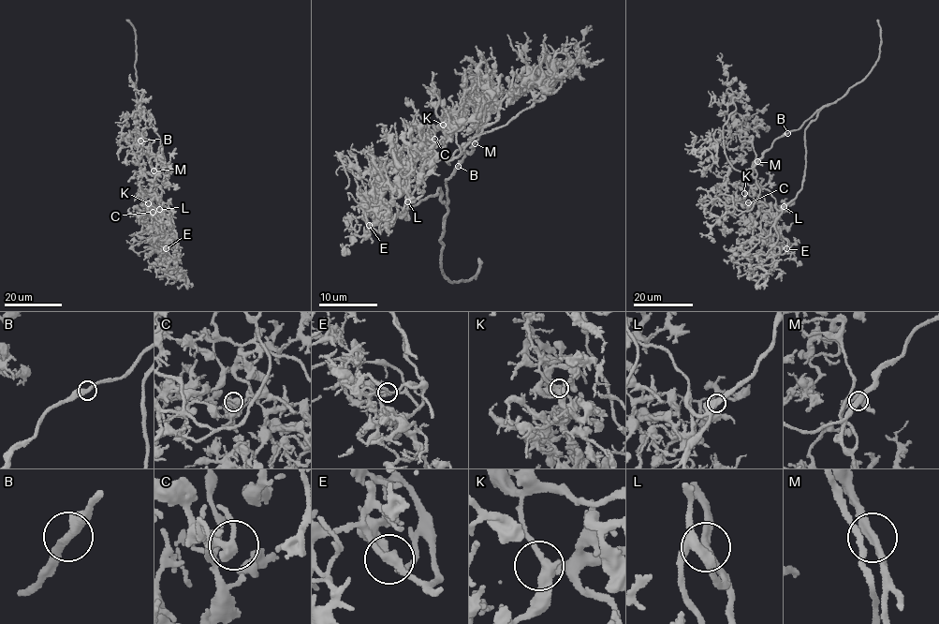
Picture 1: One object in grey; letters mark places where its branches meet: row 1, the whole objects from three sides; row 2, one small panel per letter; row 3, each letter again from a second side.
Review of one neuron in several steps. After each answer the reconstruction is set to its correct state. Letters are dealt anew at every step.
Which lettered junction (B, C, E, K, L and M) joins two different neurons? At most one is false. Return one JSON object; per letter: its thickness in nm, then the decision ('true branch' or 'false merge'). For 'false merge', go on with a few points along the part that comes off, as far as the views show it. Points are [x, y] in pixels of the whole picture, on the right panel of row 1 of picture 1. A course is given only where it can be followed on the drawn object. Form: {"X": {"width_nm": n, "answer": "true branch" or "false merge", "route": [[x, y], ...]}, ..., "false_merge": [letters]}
{"B": {"width_nm": 360, "answer": "true branch"}, "C": {"width_nm": 340, "answer": "true branch"}, "E": {"width_nm": 320, "answer": "true branch"}, "K": {"width_nm": 360, "answer": "true branch"}, "L": {"width_nm": 400, "answer": "true branch"}, "M": {"width_nm": 340, "answer": "true branch"}, "false_merge": []}

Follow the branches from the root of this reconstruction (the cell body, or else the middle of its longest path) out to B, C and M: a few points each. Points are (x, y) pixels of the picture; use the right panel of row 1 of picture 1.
B: (806, 121), (799, 128), (787, 133)
C: (806, 121), (817, 112), (804, 131), (805, 172), (797, 196), (778, 210), (769, 191), (753, 185), (748, 202)
M: (806, 121), (799, 128), (774, 140), (757, 161)

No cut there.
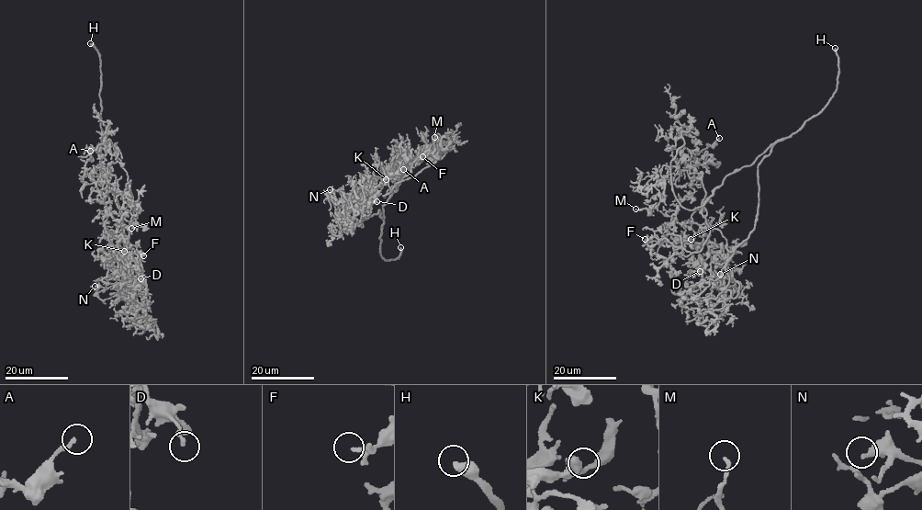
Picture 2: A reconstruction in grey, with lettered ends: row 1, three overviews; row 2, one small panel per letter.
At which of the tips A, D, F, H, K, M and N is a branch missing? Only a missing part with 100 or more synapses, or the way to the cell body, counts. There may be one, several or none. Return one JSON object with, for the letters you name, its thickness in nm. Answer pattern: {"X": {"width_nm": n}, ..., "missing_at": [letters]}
{"H": {"width_nm": 420}, "missing_at": ["H"]}

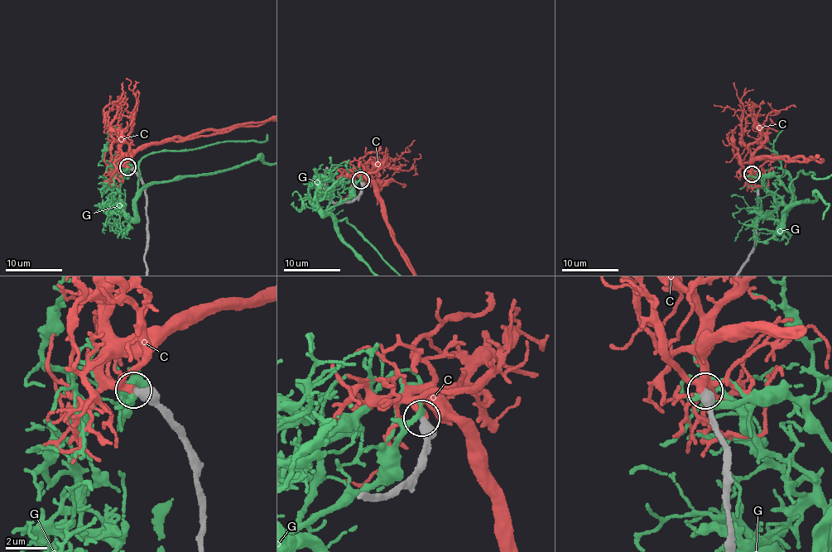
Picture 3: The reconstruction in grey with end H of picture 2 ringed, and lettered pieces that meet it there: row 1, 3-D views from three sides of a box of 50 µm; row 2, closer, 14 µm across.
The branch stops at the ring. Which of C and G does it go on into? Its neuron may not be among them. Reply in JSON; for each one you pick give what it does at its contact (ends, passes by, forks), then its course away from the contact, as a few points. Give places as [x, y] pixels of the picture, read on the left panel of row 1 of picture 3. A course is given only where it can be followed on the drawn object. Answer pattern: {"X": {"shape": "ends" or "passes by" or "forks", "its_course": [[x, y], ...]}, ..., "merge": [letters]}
{"merge": []}

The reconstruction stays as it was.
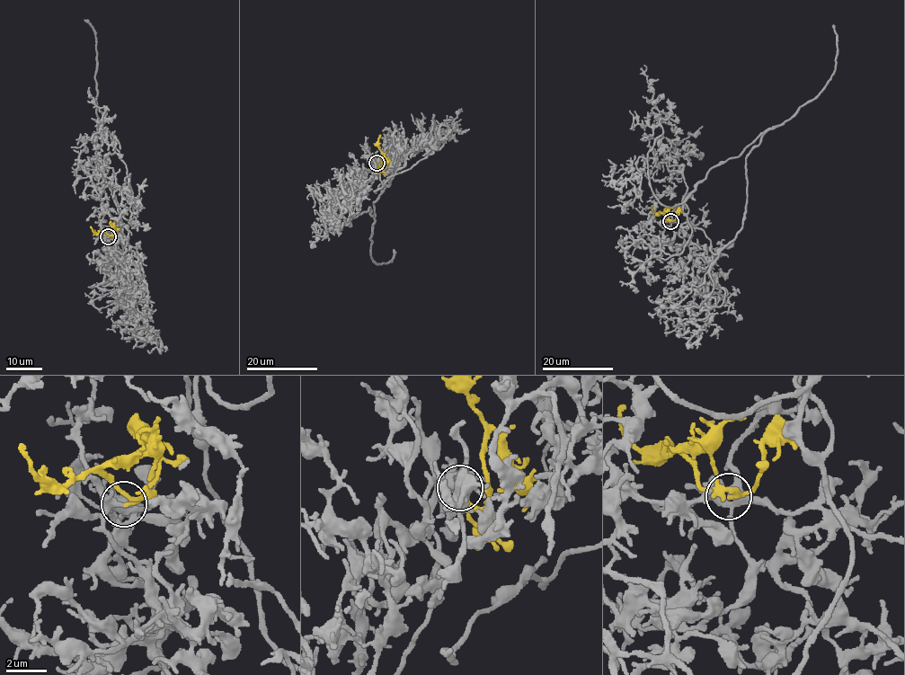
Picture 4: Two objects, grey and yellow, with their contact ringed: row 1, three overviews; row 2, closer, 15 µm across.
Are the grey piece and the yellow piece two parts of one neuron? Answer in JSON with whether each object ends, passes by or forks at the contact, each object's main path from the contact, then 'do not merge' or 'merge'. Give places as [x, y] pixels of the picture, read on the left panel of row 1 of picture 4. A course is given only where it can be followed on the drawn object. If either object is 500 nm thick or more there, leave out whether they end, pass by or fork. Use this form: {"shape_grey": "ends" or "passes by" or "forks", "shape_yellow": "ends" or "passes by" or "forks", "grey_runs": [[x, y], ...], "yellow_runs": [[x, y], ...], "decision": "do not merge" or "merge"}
{"shape_grey": "forks", "shape_yellow": "ends", "grey_runs": [[108, 236], [127, 260], [96, 139], [130, 220], [130, 177], [89, 87]], "yellow_runs": [[108, 236], [112, 235], [104, 231], [95, 234], [90, 226]], "decision": "merge"}

